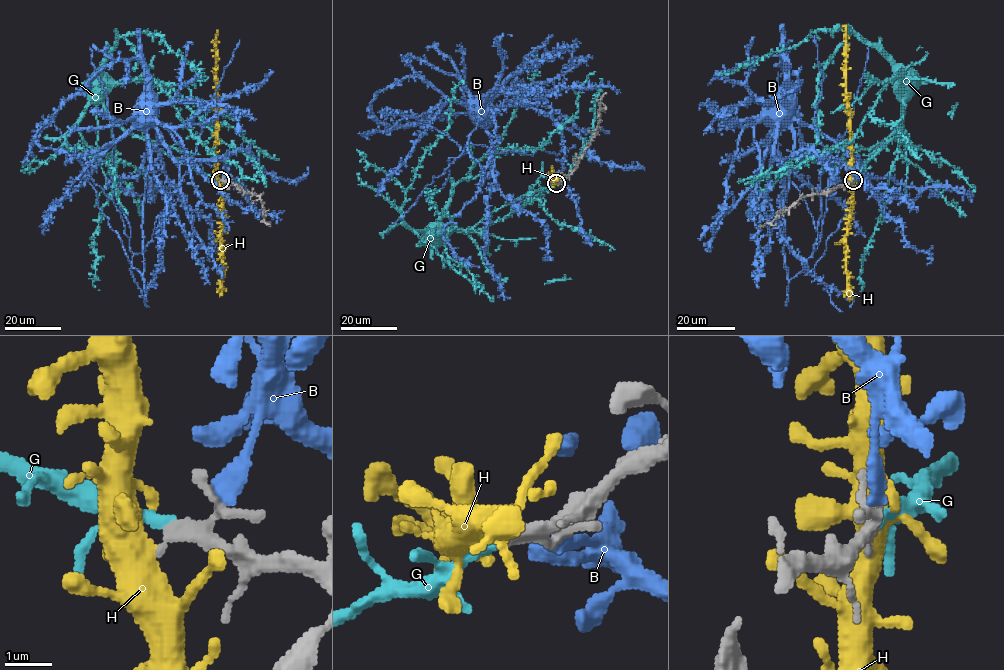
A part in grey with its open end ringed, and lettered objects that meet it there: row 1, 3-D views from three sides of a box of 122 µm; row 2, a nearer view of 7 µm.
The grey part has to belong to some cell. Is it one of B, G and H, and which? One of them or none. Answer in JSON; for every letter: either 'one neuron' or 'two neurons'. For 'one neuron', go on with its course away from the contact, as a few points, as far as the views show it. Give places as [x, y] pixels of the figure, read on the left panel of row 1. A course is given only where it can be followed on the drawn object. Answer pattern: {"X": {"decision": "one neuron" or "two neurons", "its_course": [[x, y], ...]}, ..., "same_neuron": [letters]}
{"B": {"decision": "two neurons"}, "G": {"decision": "one neuron"}, "H": {"decision": "two neurons"}, "same_neuron": ["G"]}

